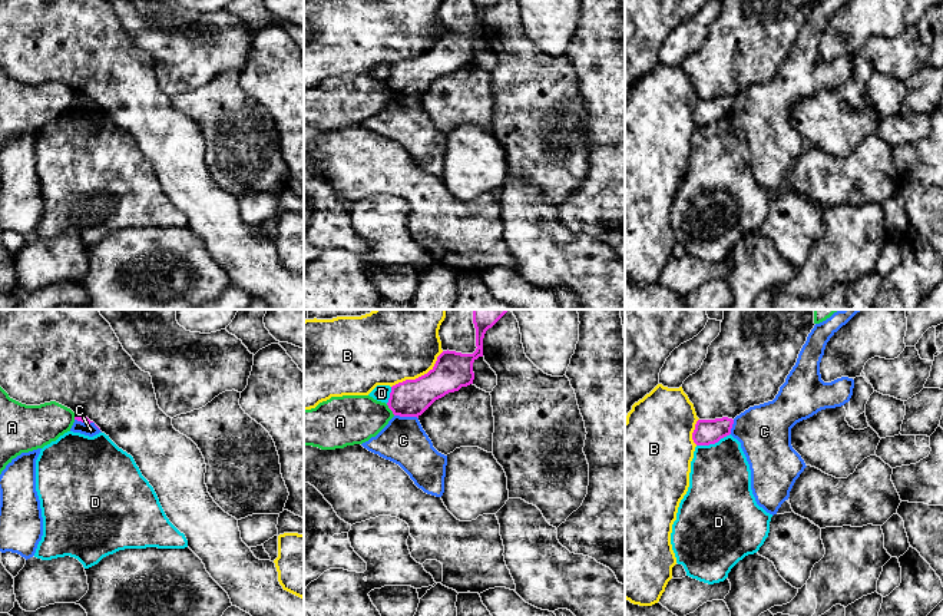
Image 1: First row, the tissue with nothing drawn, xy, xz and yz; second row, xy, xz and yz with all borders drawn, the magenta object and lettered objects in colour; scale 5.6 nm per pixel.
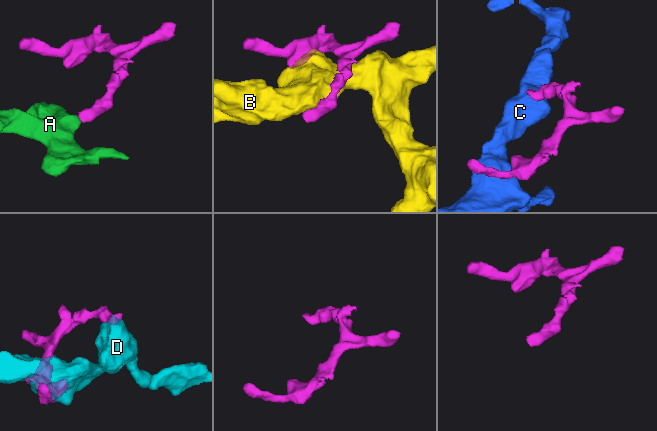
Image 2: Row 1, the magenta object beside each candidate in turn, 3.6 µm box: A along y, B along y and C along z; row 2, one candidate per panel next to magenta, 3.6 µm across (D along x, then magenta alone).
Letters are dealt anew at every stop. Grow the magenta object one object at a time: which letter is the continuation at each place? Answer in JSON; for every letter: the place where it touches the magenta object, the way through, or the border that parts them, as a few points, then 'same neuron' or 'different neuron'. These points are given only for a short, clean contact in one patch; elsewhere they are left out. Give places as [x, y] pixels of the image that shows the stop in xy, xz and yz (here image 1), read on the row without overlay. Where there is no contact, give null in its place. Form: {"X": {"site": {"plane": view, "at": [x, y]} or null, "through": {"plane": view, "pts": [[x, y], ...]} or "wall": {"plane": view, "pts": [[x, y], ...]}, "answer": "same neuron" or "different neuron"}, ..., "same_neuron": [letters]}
{"A": {"site": {"plane": "xz", "at": [390, 88]}, "wall": {"plane": "xz", "pts": [[386, 83], [394, 93]]}, "answer": "different neuron"}, "B": {"site": {"plane": "xz", "at": [419, 56]}, "answer": "different neuron"}, "C": {"site": {"plane": "xz", "at": [406, 95]}, "wall": {"plane": "xz", "pts": [[394, 93], [417, 98]]}, "answer": "different neuron"}, "D": {"site": {"plane": "yz", "at": [712, 122]}, "answer": "different neuron"}, "same_neuron": []}

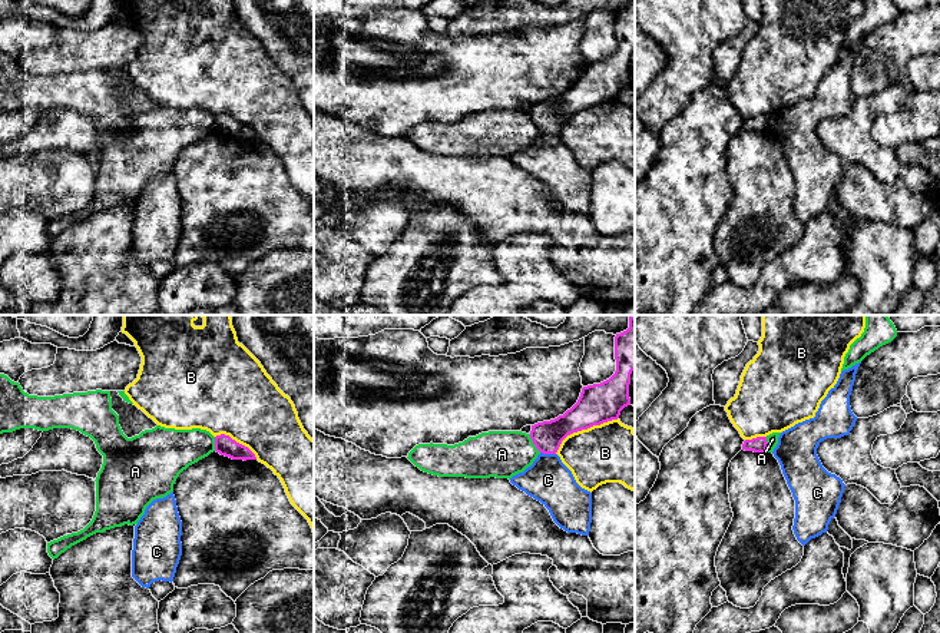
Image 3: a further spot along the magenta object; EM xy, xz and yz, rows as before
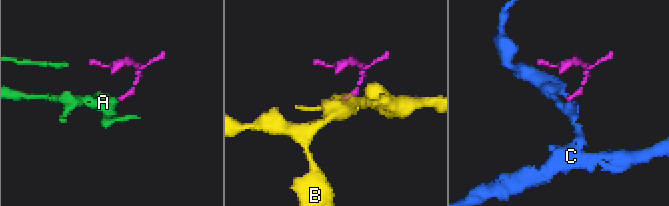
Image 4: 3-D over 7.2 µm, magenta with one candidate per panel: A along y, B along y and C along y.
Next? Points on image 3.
{"A": {"site": {"plane": "xz", "at": [533, 122]}, "wall": {"plane": "xz", "pts": [[529, 113], [540, 131]]}, "answer": "different neuron"}, "B": {"site": {"plane": "xz", "at": [583, 108]}, "answer": "different neuron"}, "C": {"site": {"plane": "xz", "at": [548, 132]}, "wall": {"plane": "xz", "pts": [[540, 131], [555, 133]]}, "answer": "different neuron"}, "same_neuron": []}

